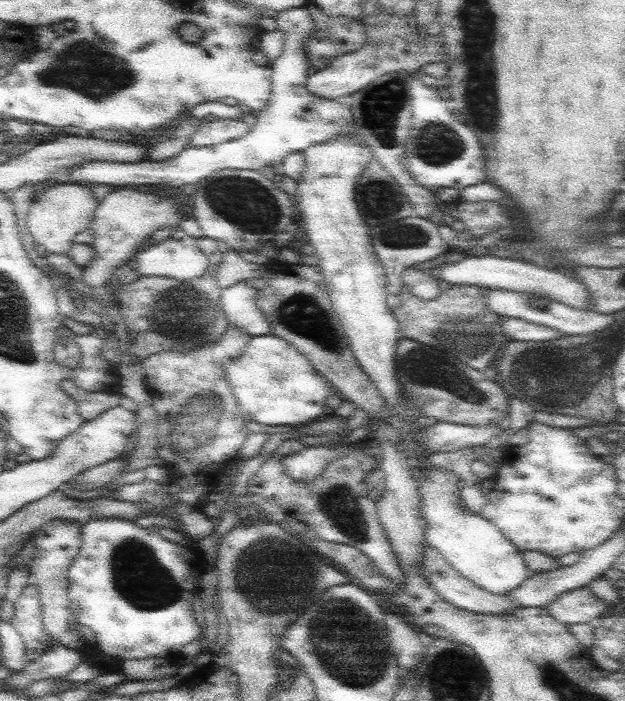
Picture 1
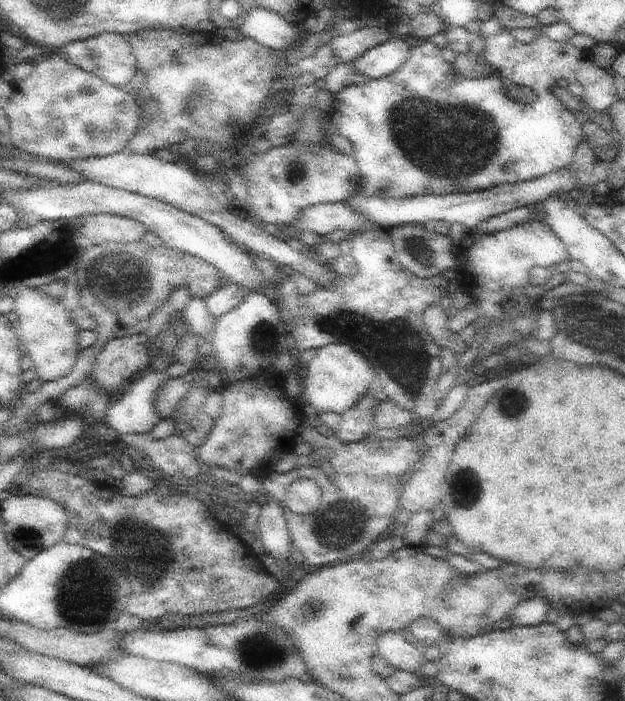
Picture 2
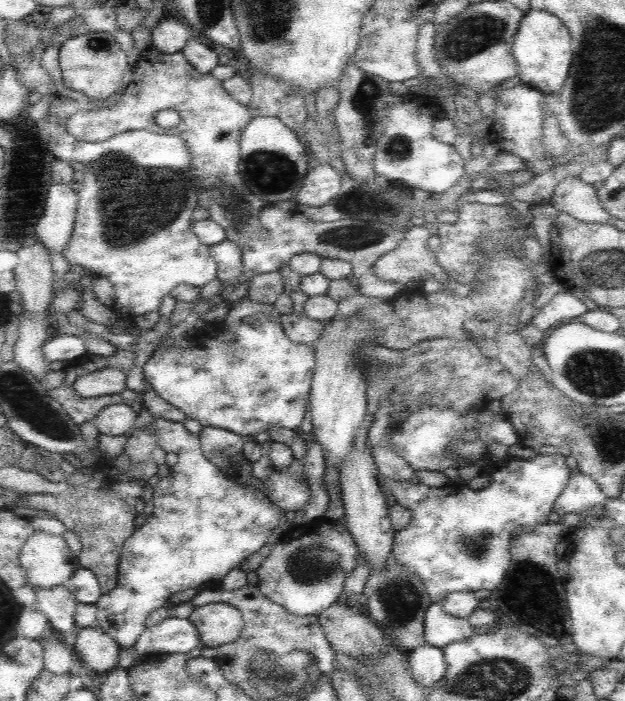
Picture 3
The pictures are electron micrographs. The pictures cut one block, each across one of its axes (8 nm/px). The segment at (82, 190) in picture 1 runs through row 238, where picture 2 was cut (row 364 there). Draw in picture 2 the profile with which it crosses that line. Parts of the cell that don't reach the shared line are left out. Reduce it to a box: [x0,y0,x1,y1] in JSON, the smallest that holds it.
[13,287,82,381]

